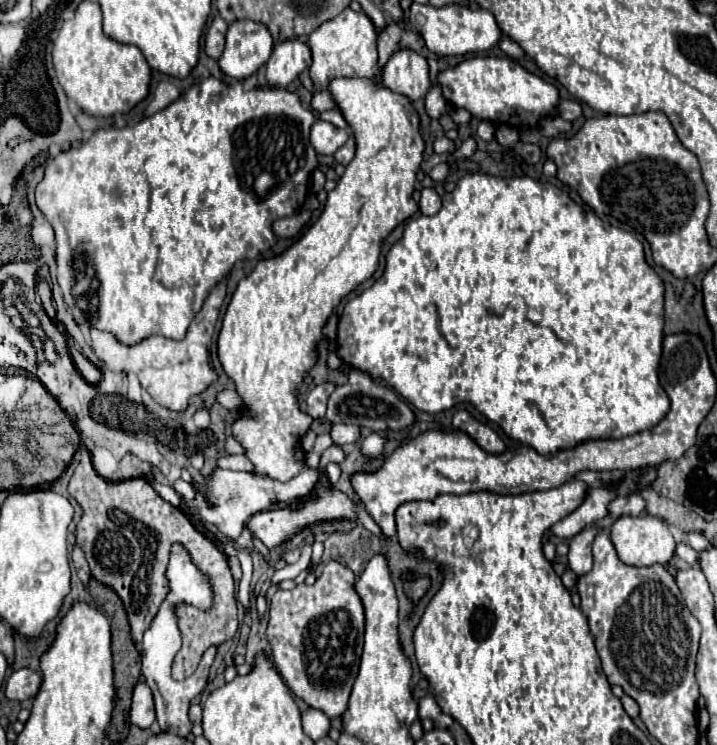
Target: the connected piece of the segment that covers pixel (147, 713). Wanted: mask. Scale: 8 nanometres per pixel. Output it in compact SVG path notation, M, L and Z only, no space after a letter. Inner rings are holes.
M144 682L136 684L136 688L134 688L130 720L138 728L150 728L154 722L154 700L152 700L150 688Z

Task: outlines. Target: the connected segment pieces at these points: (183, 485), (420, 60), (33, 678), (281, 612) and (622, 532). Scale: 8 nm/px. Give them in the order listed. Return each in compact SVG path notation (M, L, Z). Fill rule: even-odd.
M178 480L178 482L174 484L174 490L176 490L176 492L178 492L186 502L192 502L194 496L196 496L194 488L192 488L188 482L184 482L184 480Z
M414 50L394 52L382 68L382 84L396 94L408 96L410 100L424 98L430 88L428 62Z
M22 668L22 670L14 670L12 676L6 682L6 698L10 700L30 700L38 694L40 686L38 686L38 674Z
M330 560L324 564L322 574L316 578L312 586L298 584L294 590L276 590L276 594L270 600L266 640L272 650L272 662L286 686L294 692L294 696L302 698L308 706L322 710L328 718L340 718L342 712L348 708L348 696L358 676L362 656L364 608L360 596L354 590L354 582L356 576L350 568L336 560Z
M622 516L610 528L612 544L616 546L618 558L628 566L652 566L652 564L668 564L674 556L676 542L672 538L670 528L666 522L654 516Z

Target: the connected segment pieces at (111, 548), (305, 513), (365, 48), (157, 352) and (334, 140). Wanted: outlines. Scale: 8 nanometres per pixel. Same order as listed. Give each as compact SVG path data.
M86 446L78 450L78 464L74 468L68 492L82 508L82 516L76 524L76 544L90 564L92 578L112 588L122 600L136 648L140 648L144 632L150 628L150 622L154 620L154 614L158 614L162 598L166 598L168 594L166 566L170 560L170 546L182 544L198 570L210 578L210 588L214 592L214 606L210 610L202 612L188 604L176 606L182 648L174 656L172 676L176 680L188 678L210 646L218 648L224 642L232 640L234 624L238 630L236 584L230 574L226 554L218 548L218 544L200 534L178 508L162 500L148 480L132 478L114 484L96 474L90 460L90 450Z
M328 484L328 488L322 488L322 490L318 490L316 494L310 494L304 502L300 502L300 504L294 506L294 508L290 508L290 506L282 506L282 508L274 508L274 510L270 510L270 512L258 512L258 514L254 514L254 516L246 522L246 526L250 528L250 532L252 532L256 538L262 540L262 544L266 544L268 548L274 548L274 546L282 544L282 542L286 542L292 534L300 532L302 528L306 528L306 526L310 526L310 524L314 524L314 522L334 520L334 518L360 520L360 522L364 524L364 528L368 528L372 534L376 534L376 536L382 534L380 526L372 520L372 516L370 516L362 506L356 506L346 494L342 494L342 492L334 492L330 484Z
M352 8L342 10L342 14L338 14L332 20L326 20L324 24L318 26L318 30L314 30L308 36L308 46L310 46L310 52L312 52L310 76L312 76L314 84L320 88L320 92L314 94L314 98L312 98L312 108L316 112L336 108L330 92L326 90L328 82L332 78L338 78L338 76L344 76L344 78L352 78L352 76L372 78L374 76L374 68L378 64L376 28L364 12L354 12Z
M226 280L220 282L212 290L212 294L204 302L202 310L192 320L186 338L180 340L180 342L168 340L164 336L150 336L136 346L124 346L124 344L118 344L118 340L112 334L106 334L106 332L92 328L90 334L92 334L92 342L94 342L94 352L112 372L116 372L116 374L132 372L132 374L136 374L142 388L160 406L174 410L174 412L184 412L188 408L188 402L190 402L192 396L202 394L206 388L210 388L218 380L218 374L210 366L208 346L210 346L210 338L214 334L214 324L218 320L218 310L222 306L224 296L226 296Z
M316 120L310 130L310 144L318 154L334 154L348 140L348 136L348 130L324 120Z

